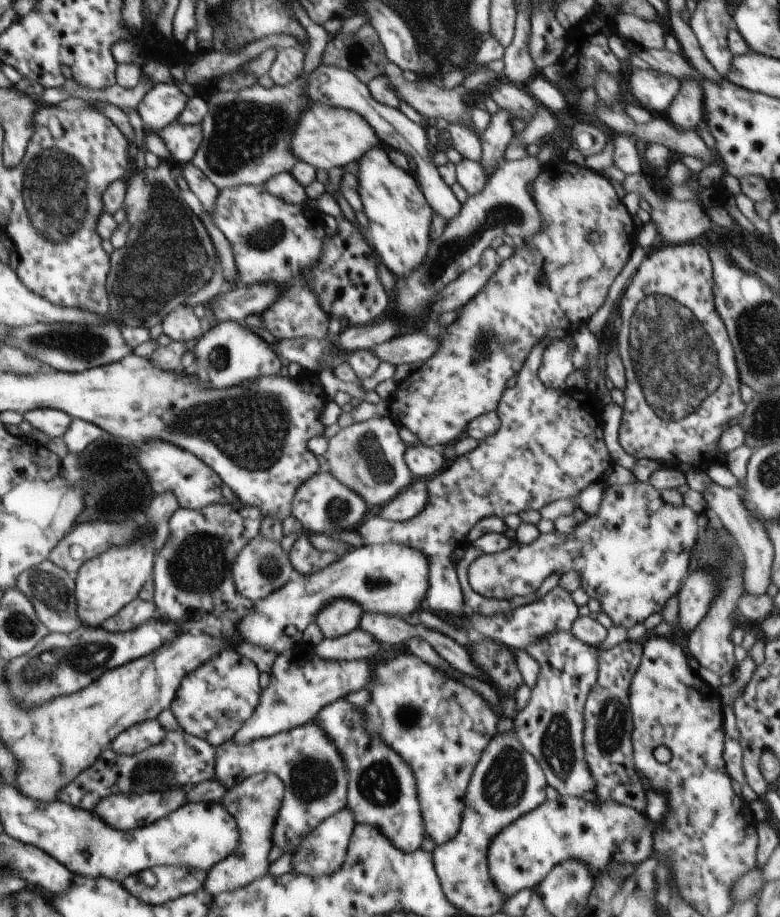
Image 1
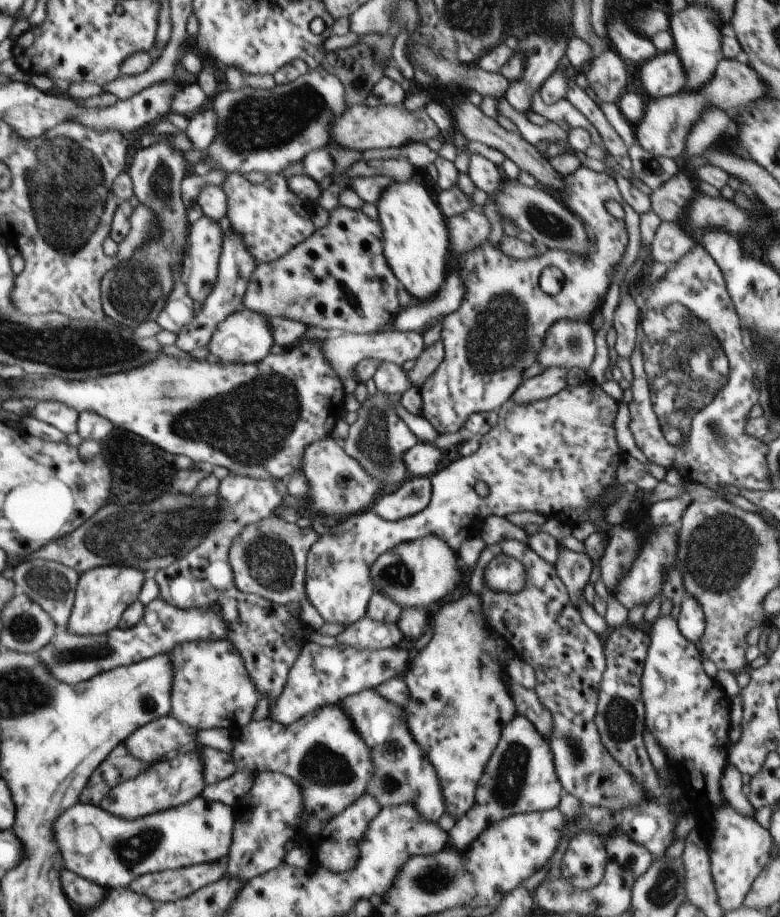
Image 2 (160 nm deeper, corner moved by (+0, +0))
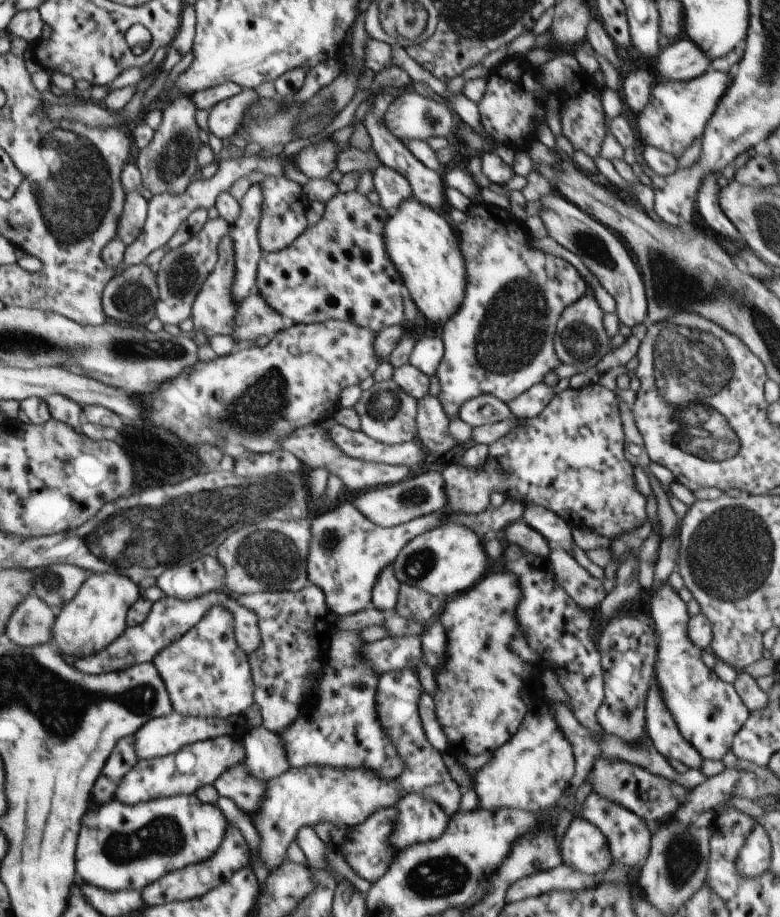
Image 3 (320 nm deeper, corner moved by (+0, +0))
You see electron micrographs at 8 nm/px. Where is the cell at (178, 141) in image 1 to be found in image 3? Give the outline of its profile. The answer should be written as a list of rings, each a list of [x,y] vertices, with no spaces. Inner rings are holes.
[[[250,89],[241,90],[240,94],[215,104],[208,117],[210,132],[220,139],[236,135],[244,122],[245,112],[258,100],[260,96]]]

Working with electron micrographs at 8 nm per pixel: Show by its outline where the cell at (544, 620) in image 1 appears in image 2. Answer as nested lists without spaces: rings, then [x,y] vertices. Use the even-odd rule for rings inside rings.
[[[560,544],[558,552],[554,565],[567,588],[571,603],[578,609],[582,590],[591,578],[593,562],[586,553],[569,550]]]

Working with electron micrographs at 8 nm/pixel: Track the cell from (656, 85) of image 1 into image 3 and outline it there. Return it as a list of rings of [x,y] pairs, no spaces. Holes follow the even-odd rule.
[[[679,37],[658,58],[658,78],[692,80],[711,66],[711,58],[692,39]]]

